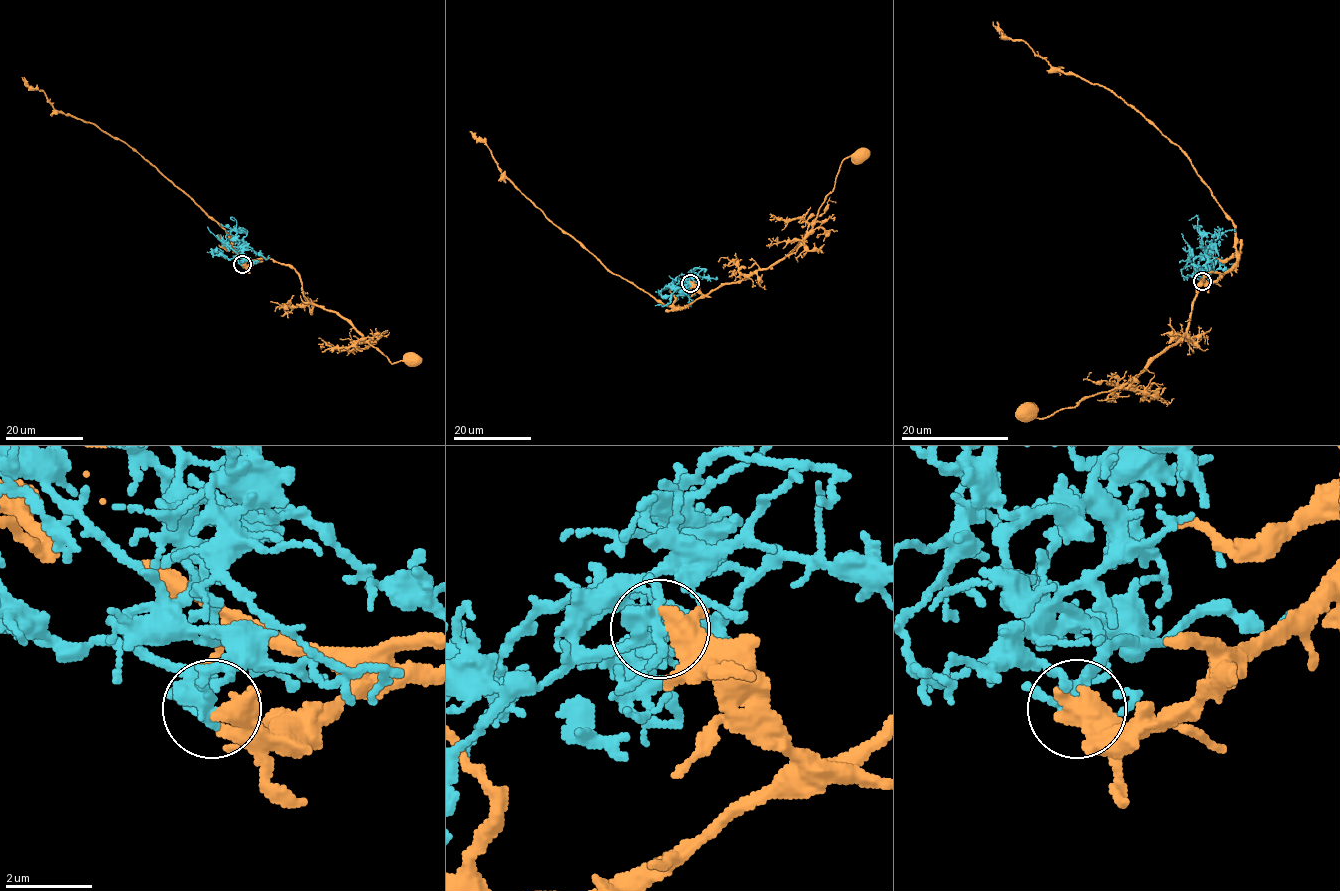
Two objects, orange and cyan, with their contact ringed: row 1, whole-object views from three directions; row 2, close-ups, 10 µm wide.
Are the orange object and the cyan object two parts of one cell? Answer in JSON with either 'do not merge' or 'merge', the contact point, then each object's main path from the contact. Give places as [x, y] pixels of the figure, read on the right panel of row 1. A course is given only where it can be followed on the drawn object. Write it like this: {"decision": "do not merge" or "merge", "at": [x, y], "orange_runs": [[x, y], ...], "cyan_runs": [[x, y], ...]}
{"decision": "do not merge", "at": [1202, 281], "orange_runs": [[1203, 280], [1212, 283], [1219, 275], [1208, 272], [1201, 279], [1181, 338], [1126, 382], [1046, 417], [1027, 412]], "cyan_runs": [[1203, 280], [1196, 271], [1207, 260], [1205, 249], [1211, 245], [1204, 247], [1201, 239], [1207, 233], [1235, 229]]}

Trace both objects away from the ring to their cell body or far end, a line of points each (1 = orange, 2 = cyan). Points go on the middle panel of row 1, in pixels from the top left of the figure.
1: (690, 283), (705, 295), (783, 260), (812, 228), (840, 164), (862, 156)
2: (690, 283), (691, 278), (687, 280), (688, 286), (681, 289), (680, 284), (684, 282), (689, 306)

